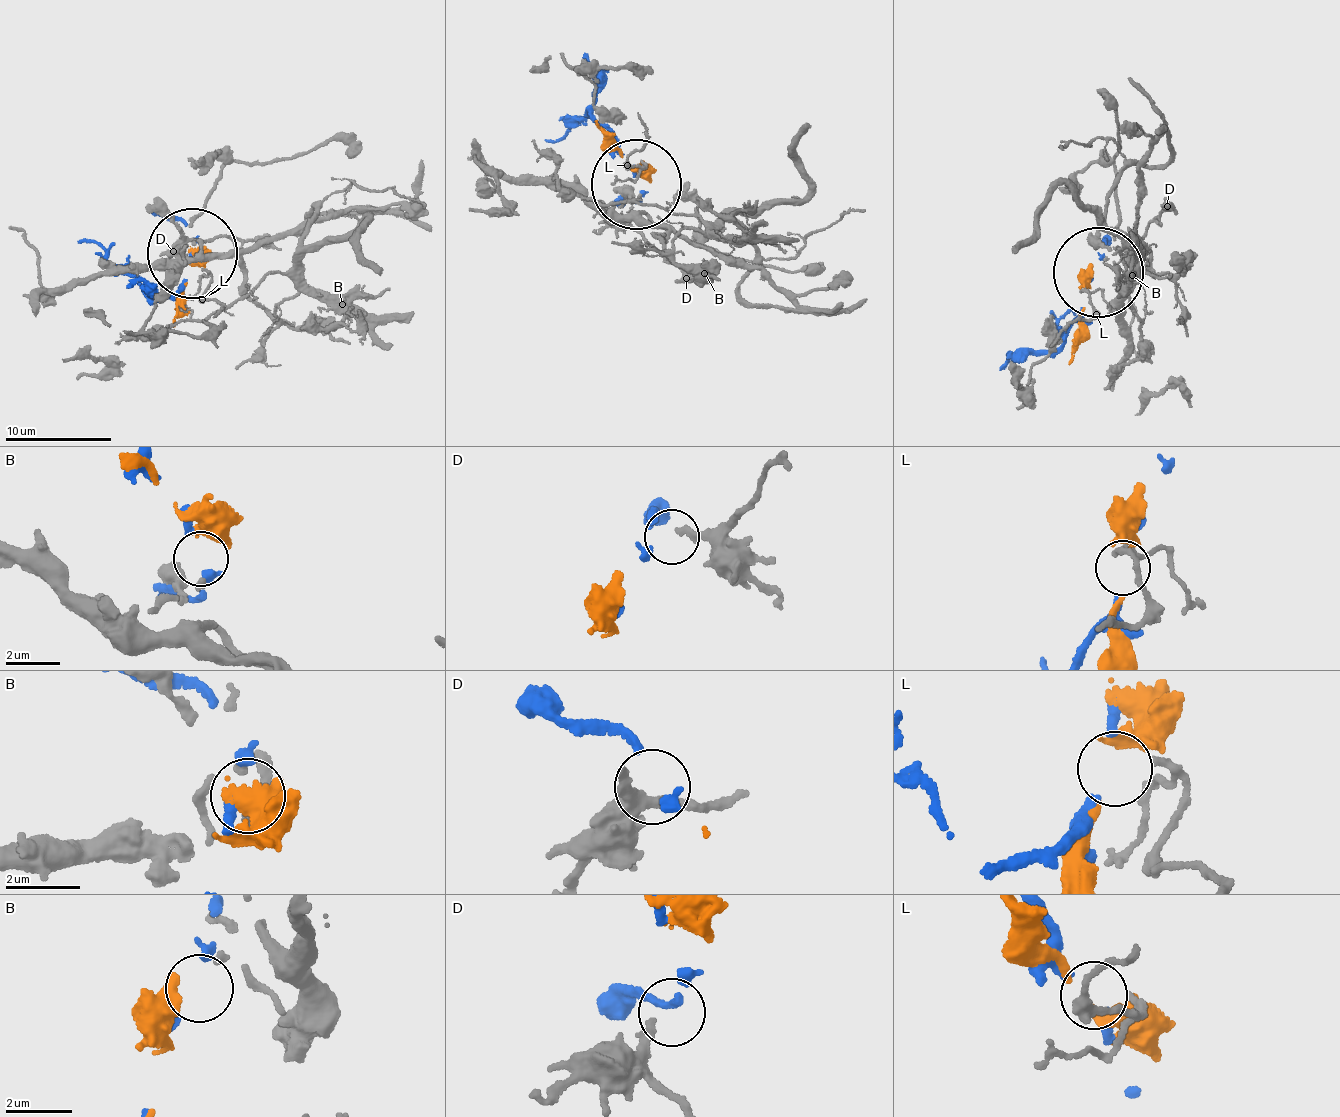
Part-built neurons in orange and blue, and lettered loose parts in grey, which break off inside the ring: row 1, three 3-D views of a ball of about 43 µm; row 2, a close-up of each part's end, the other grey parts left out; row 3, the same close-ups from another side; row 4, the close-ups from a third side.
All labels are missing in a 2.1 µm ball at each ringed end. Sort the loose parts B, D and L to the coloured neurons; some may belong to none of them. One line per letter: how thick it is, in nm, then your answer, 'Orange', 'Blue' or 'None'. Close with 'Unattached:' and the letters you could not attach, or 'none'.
B: Thickness 180 nm. Orange
D: Thickness 220 nm. Blue
L: Thickness 220 nm. None
Unattached: L

